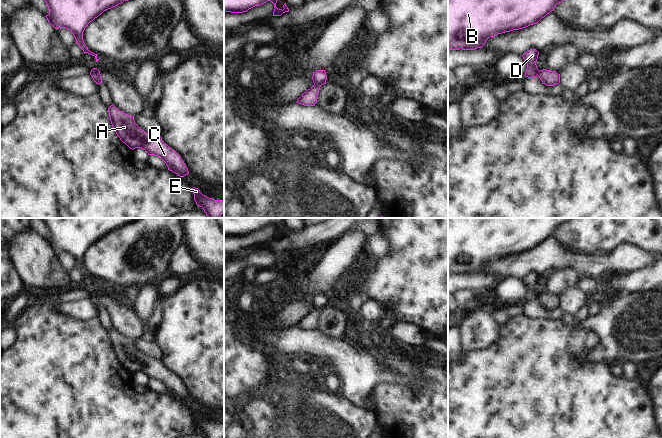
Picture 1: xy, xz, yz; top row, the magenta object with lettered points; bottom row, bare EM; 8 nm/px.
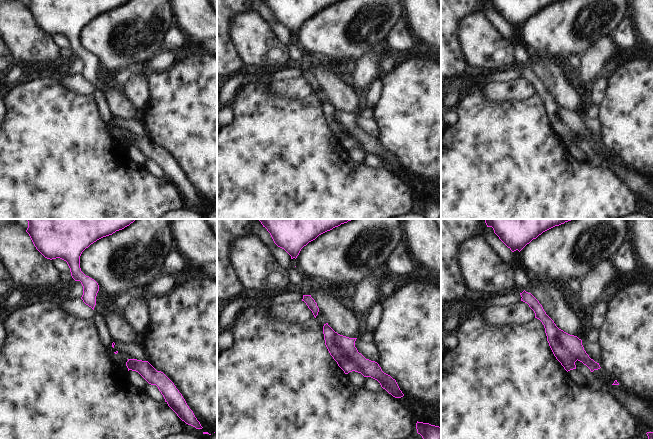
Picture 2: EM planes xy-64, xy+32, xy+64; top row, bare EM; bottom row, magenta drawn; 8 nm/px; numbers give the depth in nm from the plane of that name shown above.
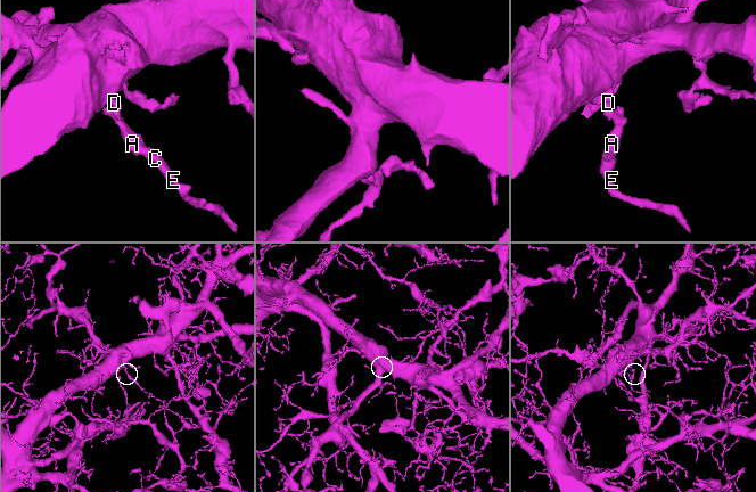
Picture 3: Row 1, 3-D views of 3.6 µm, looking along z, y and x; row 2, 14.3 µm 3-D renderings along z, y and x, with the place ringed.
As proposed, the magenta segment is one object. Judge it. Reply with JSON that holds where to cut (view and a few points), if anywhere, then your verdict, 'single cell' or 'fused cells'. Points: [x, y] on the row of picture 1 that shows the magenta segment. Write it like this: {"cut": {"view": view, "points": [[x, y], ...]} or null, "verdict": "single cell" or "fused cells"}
{"cut": {"view": "xz", "points": [[314, 83], [320, 86]]}, "verdict": "fused cells"}

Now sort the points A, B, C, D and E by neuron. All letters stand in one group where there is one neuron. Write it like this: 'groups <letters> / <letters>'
groups A C E / B D

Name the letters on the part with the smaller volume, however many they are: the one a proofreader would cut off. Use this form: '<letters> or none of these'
A, C, E

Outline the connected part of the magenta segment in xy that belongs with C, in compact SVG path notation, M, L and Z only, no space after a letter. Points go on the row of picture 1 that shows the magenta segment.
M113 104L108 108L108 112L117 136L130 149L141 148L148 155L160 157L166 163L168 170L180 177L189 174L180 155L165 144L161 136L146 133L135 123L134 116L120 111Z

